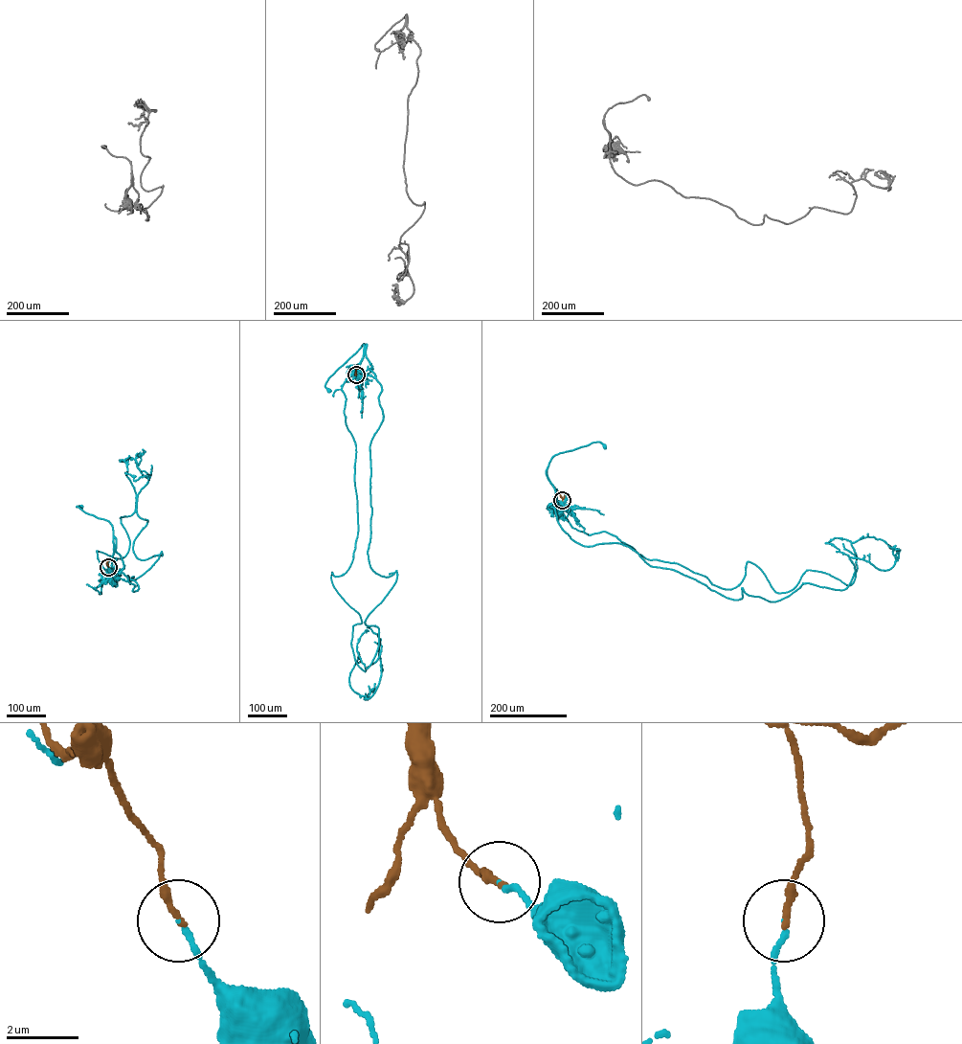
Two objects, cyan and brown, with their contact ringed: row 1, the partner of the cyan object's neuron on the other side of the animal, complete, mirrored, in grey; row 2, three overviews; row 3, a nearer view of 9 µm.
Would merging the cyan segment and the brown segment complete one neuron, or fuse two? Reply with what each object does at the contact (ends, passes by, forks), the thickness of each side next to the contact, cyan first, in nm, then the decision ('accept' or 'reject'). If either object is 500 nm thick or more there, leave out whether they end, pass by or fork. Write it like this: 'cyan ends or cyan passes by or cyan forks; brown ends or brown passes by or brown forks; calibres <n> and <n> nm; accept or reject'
cyan ends; brown ends; calibres 120 and 200 nm; accept

